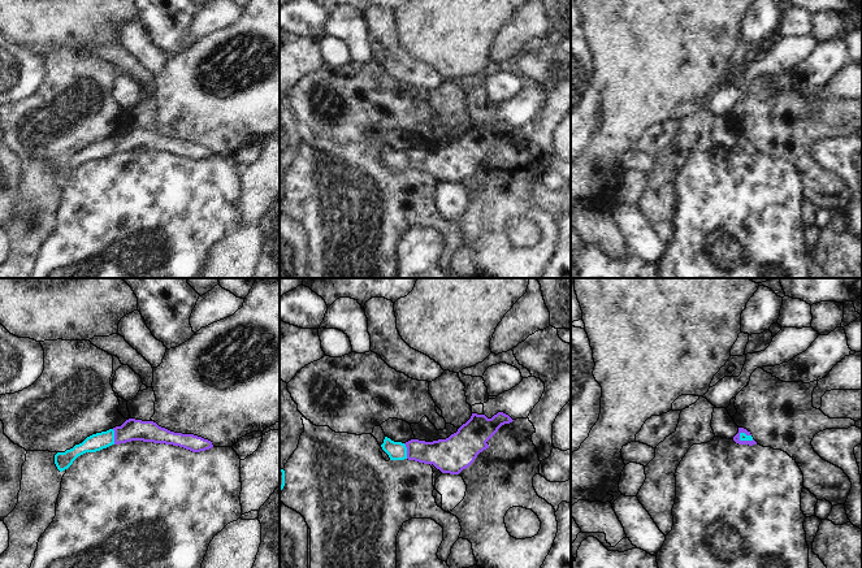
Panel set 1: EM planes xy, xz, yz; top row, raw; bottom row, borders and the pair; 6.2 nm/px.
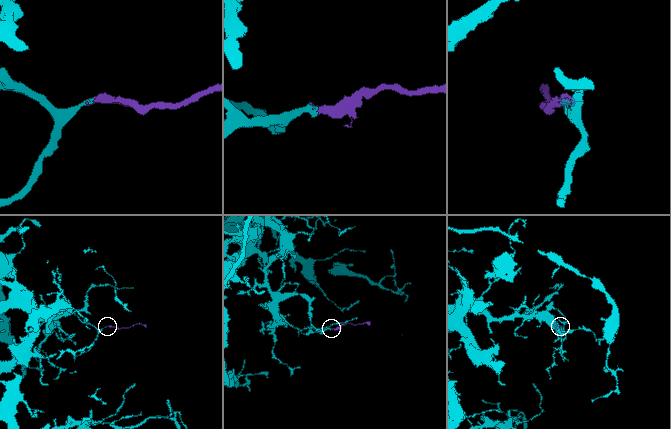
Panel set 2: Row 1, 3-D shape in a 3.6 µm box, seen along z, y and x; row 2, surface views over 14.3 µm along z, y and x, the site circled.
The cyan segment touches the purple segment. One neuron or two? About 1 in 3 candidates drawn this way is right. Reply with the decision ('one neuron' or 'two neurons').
one neuron

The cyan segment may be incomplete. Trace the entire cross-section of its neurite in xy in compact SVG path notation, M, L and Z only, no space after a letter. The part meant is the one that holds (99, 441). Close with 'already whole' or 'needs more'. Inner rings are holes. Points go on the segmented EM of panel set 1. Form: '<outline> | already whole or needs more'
M135 419L126 420L121 426L87 437L82 443L75 445L65 452L55 455L55 464L60 472L68 469L73 461L86 454L96 452L112 445L143 441L179 446L192 452L205 451L213 447L212 442L194 434L174 433L159 426L153 421Z | needs more

